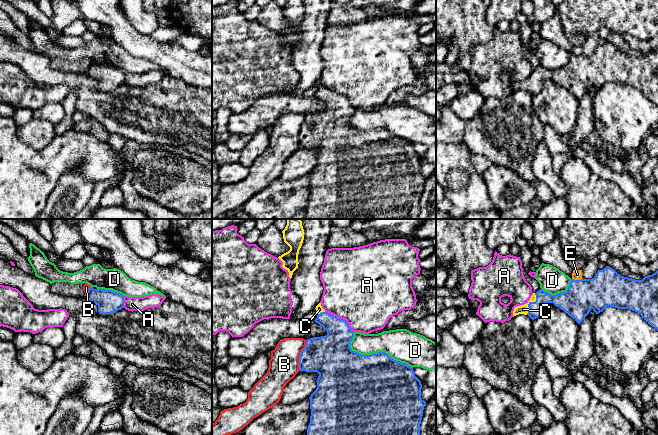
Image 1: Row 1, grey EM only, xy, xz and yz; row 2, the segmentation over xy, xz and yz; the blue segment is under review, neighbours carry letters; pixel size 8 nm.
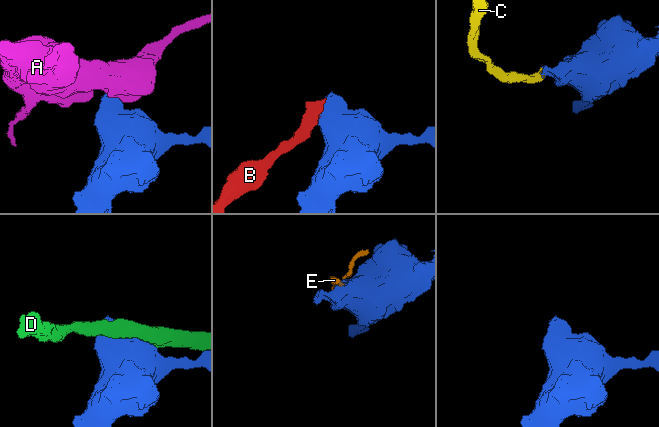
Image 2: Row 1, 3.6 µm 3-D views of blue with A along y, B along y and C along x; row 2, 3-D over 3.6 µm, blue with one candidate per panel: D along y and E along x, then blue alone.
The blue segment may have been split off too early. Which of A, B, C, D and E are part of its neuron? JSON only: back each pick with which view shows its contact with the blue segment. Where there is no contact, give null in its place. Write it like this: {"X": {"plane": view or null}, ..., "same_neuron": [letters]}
{"C": {"plane": "yz"}, "same_neuron": ["C"]}

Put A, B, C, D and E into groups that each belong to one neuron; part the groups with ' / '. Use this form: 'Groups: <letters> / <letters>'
Groups: A / B / C / D / E

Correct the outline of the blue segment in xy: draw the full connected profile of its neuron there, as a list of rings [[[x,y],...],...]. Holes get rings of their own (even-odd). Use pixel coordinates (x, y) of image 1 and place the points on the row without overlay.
[[[91,63],[85,72],[98,82],[99,90],[112,90],[124,84],[124,72],[112,66]]]

